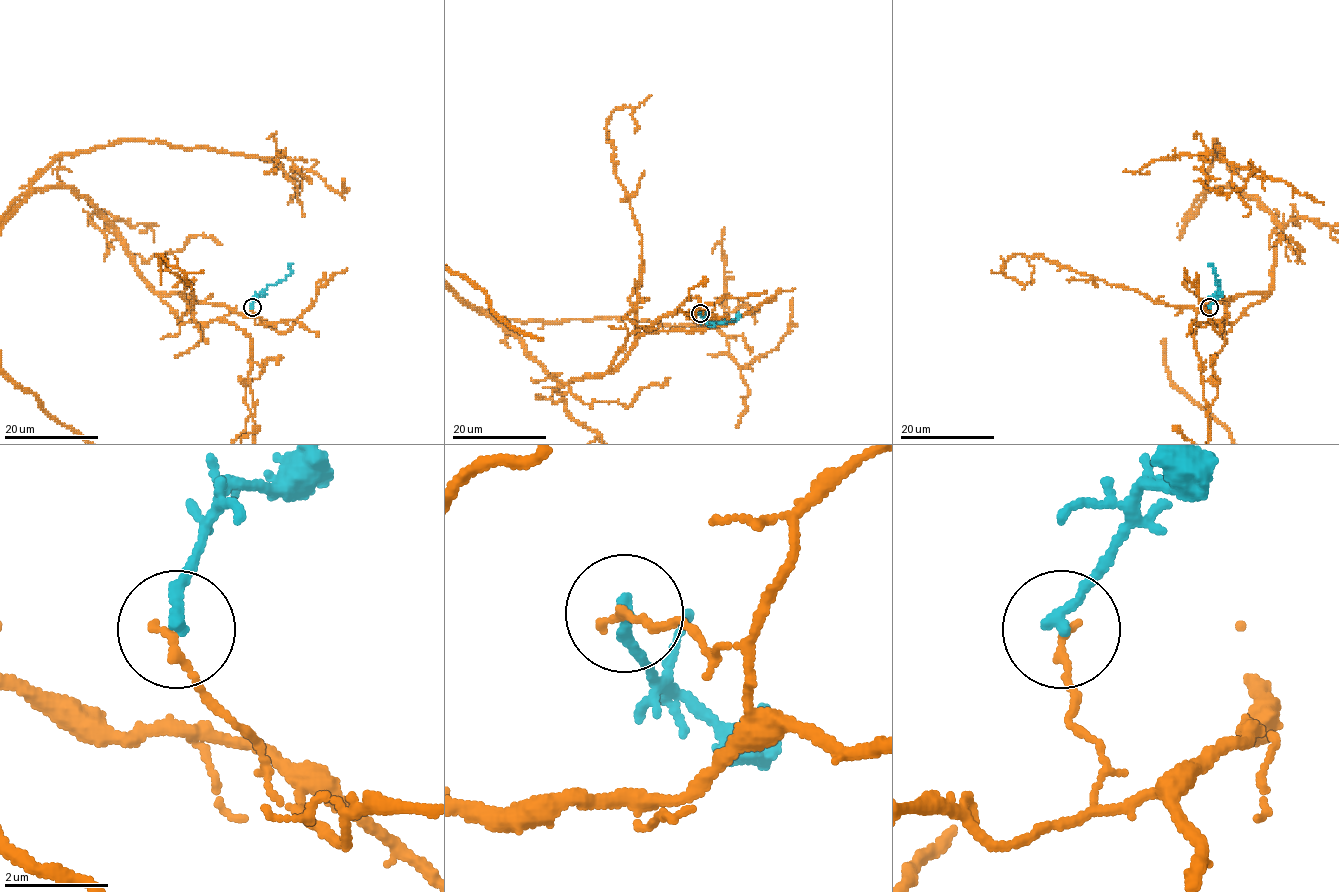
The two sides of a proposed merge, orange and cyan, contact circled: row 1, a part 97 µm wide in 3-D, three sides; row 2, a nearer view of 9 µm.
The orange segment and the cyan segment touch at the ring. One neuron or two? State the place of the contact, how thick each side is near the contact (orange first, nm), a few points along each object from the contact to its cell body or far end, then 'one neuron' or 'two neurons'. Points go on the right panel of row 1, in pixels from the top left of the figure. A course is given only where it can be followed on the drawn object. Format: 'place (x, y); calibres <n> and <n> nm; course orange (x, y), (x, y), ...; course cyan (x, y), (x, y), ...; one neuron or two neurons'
place (1209, 307); calibres 160 and 240 nm; course cyan (1209, 307), (1219, 293), (1219, 281), (1212, 272), (1213, 266), (1207, 264); two neurons

